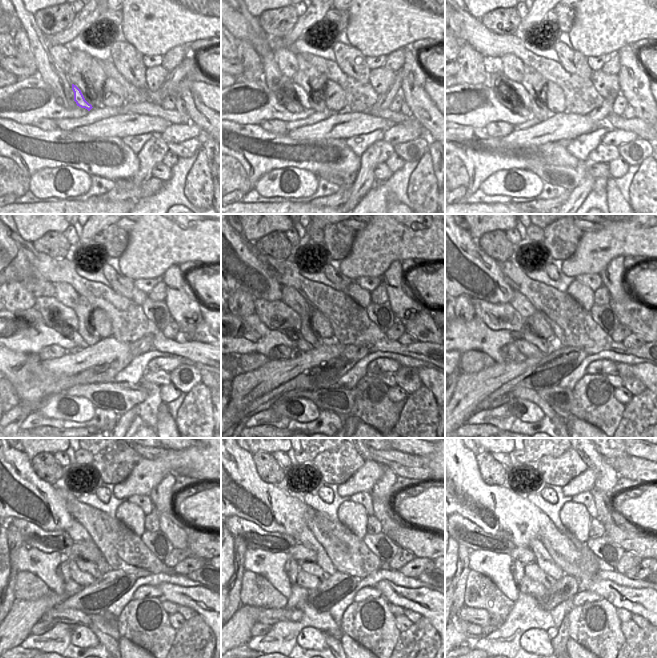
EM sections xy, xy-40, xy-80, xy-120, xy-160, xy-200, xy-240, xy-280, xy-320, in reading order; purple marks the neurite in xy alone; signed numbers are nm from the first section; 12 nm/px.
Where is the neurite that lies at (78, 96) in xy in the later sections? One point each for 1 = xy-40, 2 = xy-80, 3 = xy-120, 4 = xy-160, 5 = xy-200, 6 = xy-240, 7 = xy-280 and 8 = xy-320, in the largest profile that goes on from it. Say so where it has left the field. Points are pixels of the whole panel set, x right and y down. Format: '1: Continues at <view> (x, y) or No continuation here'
1: Continues at xy-40 (302, 96)
2: Continues at xy-80 (511, 103)
3: Continues at xy-120 (56, 315)
4: Continues at xy-160 (276, 315)
5: Continues at xy-200 (499, 316)
6: Continues at xy-240 (33, 536)
7: Continues at xy-280 (254, 537)
8: Continues at xy-320 (465, 532)

